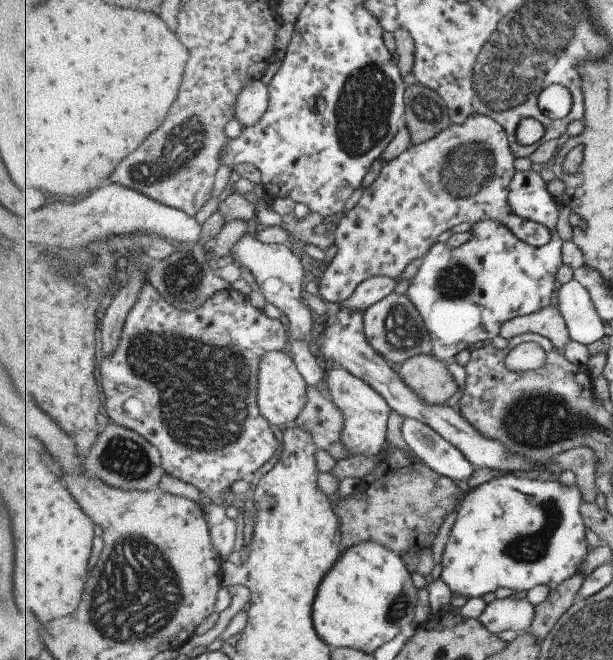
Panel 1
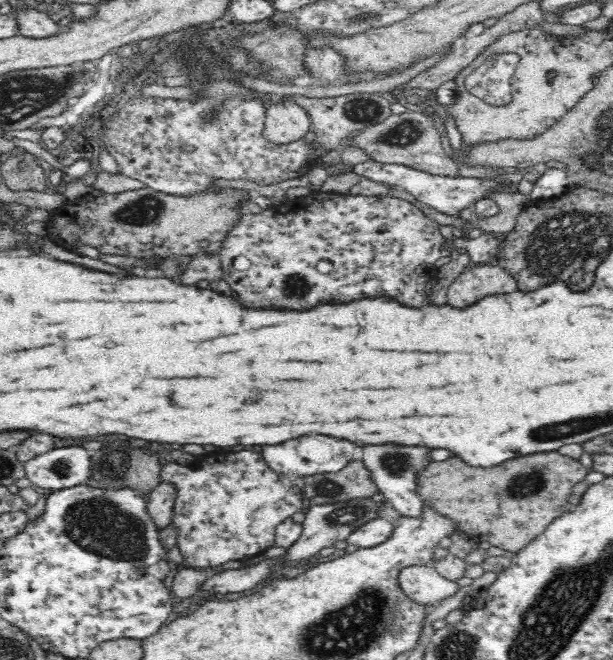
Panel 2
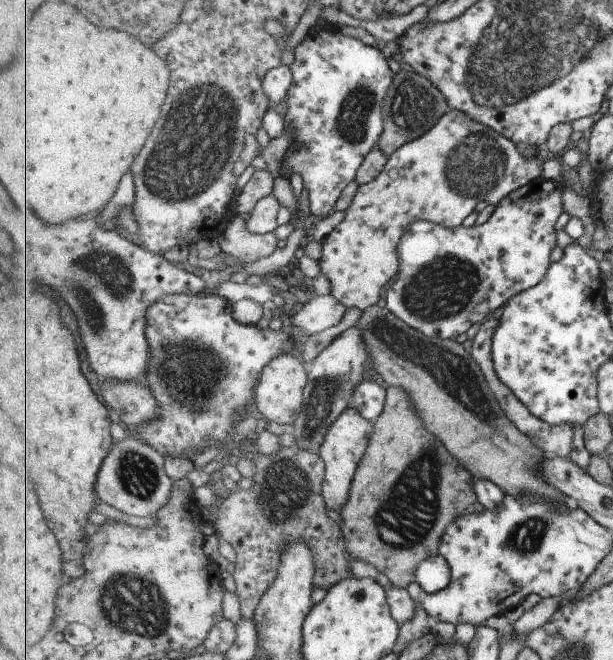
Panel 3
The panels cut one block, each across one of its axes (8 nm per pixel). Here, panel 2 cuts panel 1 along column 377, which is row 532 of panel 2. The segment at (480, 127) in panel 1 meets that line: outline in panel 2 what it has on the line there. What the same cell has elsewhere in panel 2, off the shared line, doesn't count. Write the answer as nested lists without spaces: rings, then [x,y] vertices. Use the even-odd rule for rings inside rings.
[[[234,452],[234,454],[218,454],[204,458],[202,468],[182,466],[173,460],[166,459],[161,480],[177,484],[177,497],[174,505],[172,525],[177,529],[177,546],[185,562],[192,568],[206,569],[219,567],[229,560],[242,560],[254,557],[274,546],[276,527],[294,516],[296,512],[305,511],[302,507],[302,492],[294,480],[280,480],[278,472],[267,462],[258,458],[256,452]]]

